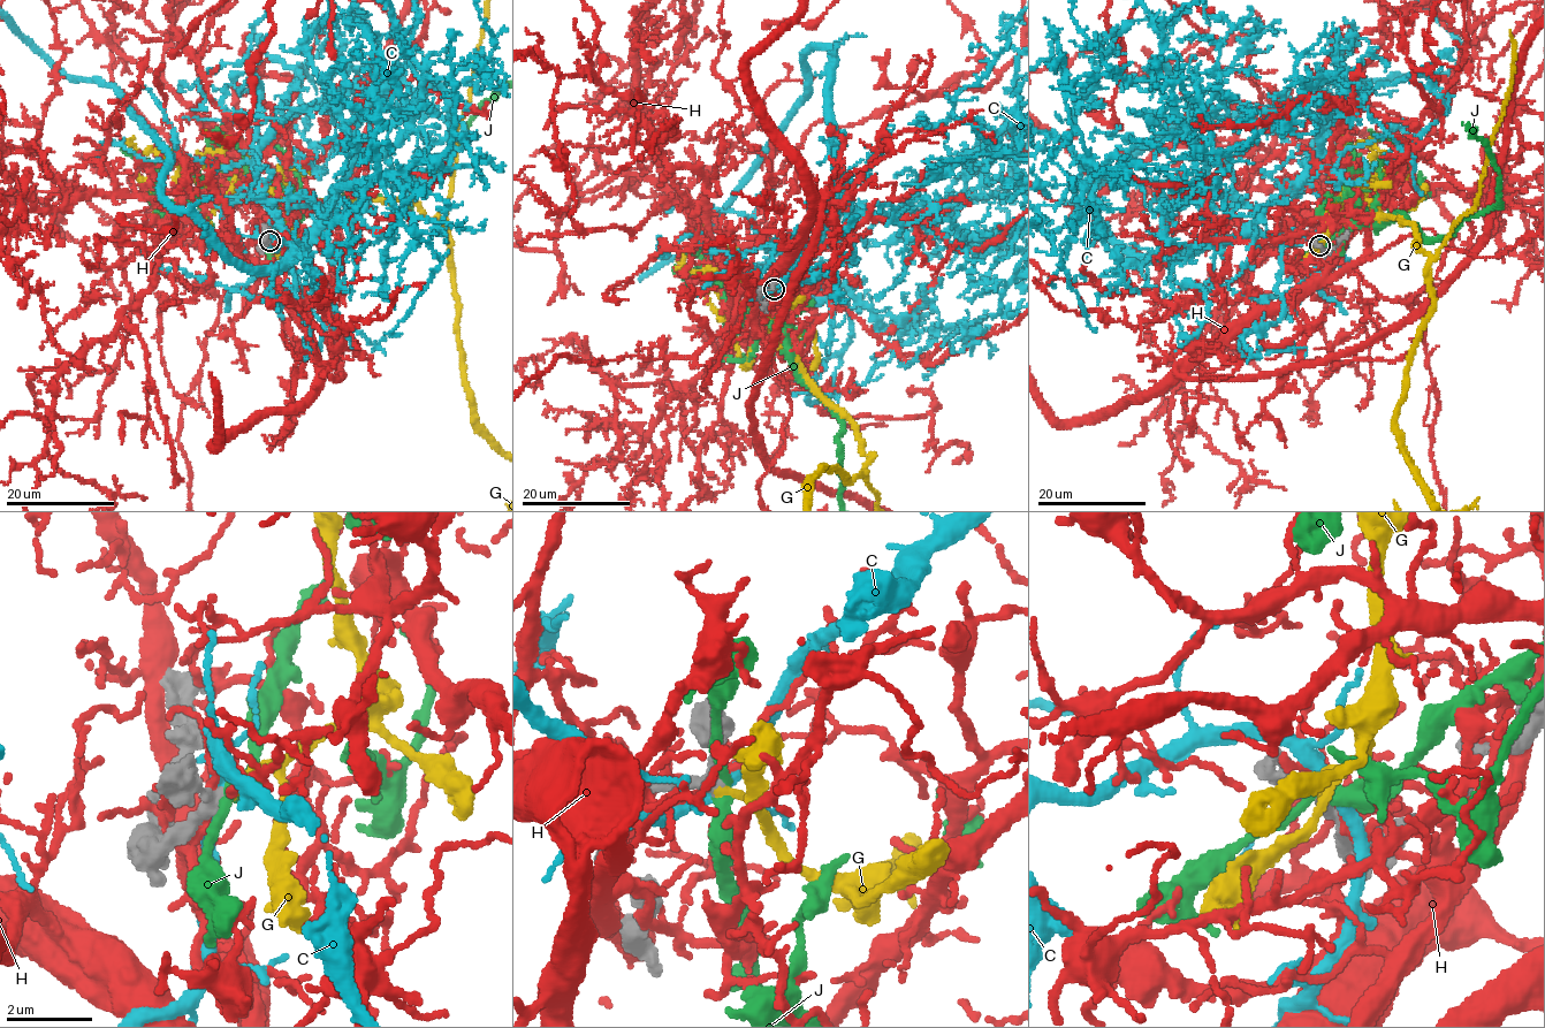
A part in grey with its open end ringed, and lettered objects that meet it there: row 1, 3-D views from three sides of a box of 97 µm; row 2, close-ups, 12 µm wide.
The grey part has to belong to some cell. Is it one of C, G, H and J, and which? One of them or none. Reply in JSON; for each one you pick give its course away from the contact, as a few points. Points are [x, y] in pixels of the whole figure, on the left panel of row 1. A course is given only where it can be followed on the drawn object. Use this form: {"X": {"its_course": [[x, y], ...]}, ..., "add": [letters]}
{"G": {"its_course": [[269, 241], [287, 229], [264, 187], [311, 202], [408, 198], [446, 228]]}, "add": ["G"]}

